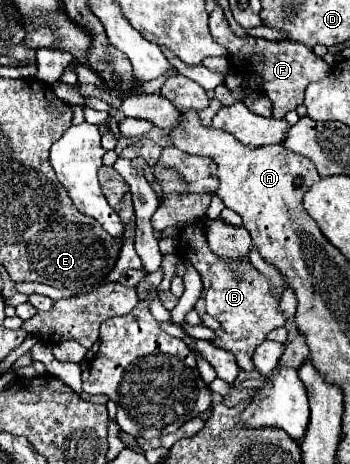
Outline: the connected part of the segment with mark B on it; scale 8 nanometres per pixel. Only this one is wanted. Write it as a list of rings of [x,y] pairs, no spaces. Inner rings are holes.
[[[201,221],[189,223],[183,227],[181,245],[177,251],[181,257],[189,259],[203,281],[203,293],[195,303],[195,309],[205,327],[215,331],[213,345],[231,351],[237,357],[237,363],[243,371],[255,371],[253,351],[257,343],[263,343],[265,335],[275,327],[285,325],[283,313],[277,309],[279,299],[269,291],[269,279],[261,275],[247,259],[241,261],[223,261],[207,247],[205,231]]]

